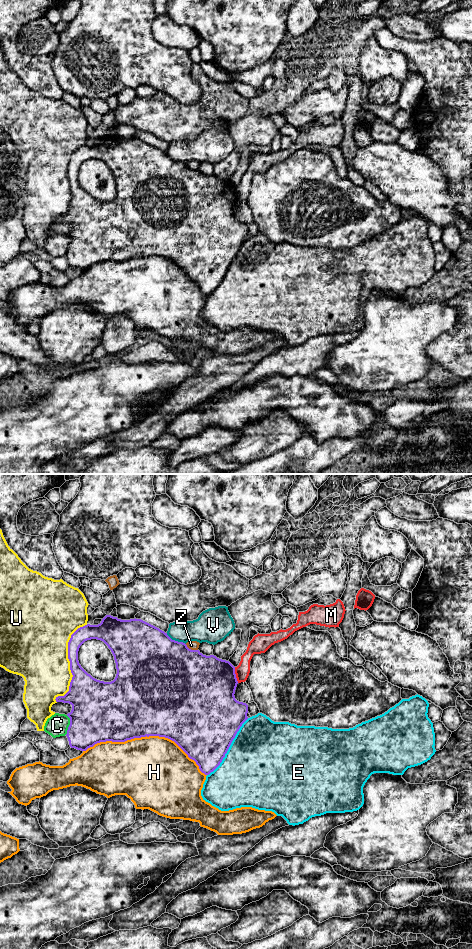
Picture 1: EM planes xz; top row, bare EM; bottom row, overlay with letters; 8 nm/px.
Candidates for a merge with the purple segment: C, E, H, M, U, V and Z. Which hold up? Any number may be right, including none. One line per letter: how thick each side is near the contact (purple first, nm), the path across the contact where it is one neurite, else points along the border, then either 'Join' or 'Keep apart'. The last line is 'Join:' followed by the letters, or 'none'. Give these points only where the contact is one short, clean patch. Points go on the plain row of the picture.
C: Thickness 440 nm (purple) against 180 nm. Keep apart
E: Thickness 500 nm (purple) against 500 nm. Keep apart
H: Thickness 500 nm (purple) against 480 nm. Keep apart
M: Thickness 480 nm (purple) against 120 nm. Boundary: xz (234, 187), (234, 193), (238, 202). Keep apart
U: Thickness 260 nm (purple) against 440 nm. Keep apart
V: Thickness 500 nm (purple) against 200 nm. Keep apart
Z: Thickness 500 nm (purple) against 80 nm. Keep apart
Join: none

